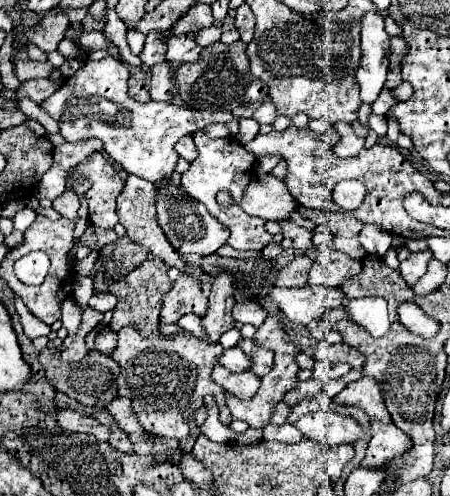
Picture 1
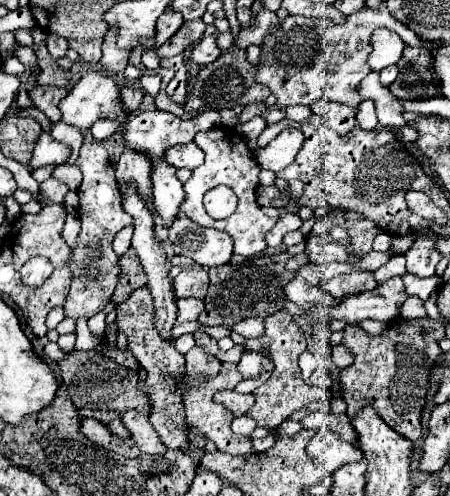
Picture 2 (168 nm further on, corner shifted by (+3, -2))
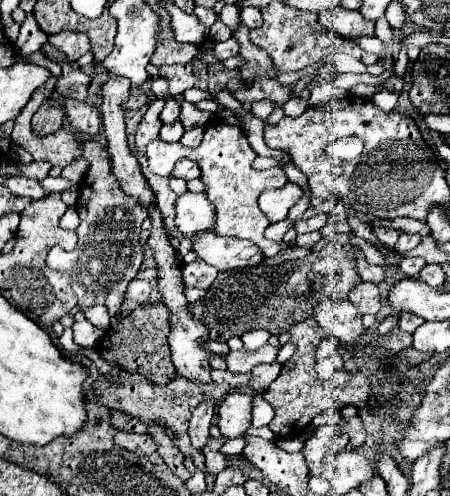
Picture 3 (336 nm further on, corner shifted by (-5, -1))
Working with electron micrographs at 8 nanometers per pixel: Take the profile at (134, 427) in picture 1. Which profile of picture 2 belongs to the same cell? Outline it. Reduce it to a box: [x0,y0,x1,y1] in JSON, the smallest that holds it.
[122,410,166,456]

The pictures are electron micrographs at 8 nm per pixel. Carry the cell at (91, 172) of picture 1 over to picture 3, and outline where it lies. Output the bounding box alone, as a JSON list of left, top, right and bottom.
[46,141,148,315]

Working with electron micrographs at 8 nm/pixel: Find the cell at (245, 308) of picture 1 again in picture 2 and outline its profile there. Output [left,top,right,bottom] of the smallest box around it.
[232,318,264,338]

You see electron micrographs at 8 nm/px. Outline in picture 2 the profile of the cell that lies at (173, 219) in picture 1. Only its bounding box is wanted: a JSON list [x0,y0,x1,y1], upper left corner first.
[168,214,232,266]

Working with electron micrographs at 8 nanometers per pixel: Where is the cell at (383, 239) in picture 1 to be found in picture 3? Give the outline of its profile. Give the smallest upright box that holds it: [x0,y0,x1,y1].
[394,235,420,253]

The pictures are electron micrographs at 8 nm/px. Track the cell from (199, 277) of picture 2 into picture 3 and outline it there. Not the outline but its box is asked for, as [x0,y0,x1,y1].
[182,259,218,289]

